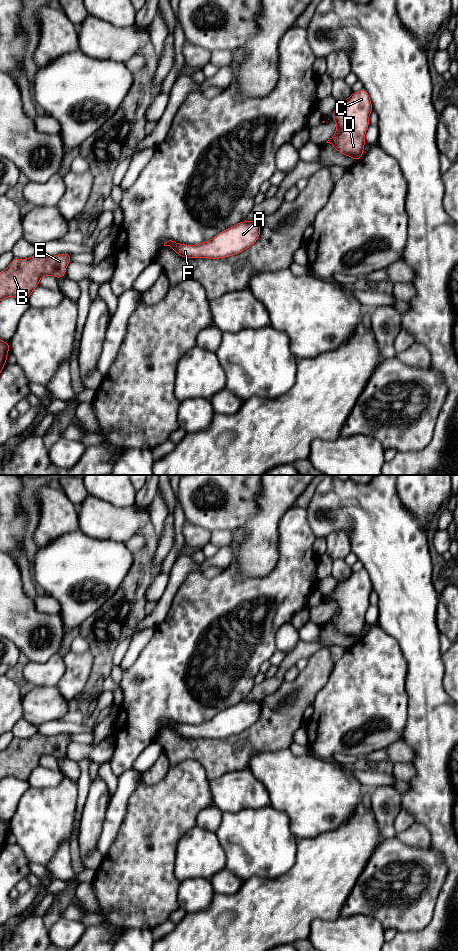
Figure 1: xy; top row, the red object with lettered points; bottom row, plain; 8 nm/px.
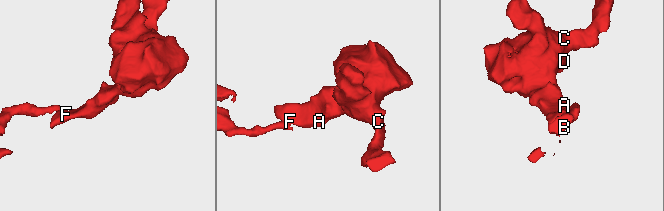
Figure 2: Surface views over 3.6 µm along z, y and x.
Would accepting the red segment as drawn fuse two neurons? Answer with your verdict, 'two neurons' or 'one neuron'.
two neurons

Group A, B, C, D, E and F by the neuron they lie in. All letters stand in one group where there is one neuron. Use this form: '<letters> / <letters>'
A C D F / B E

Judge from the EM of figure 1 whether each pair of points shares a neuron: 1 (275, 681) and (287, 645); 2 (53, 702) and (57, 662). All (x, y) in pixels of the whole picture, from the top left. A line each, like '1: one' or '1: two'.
1: two
2: one

